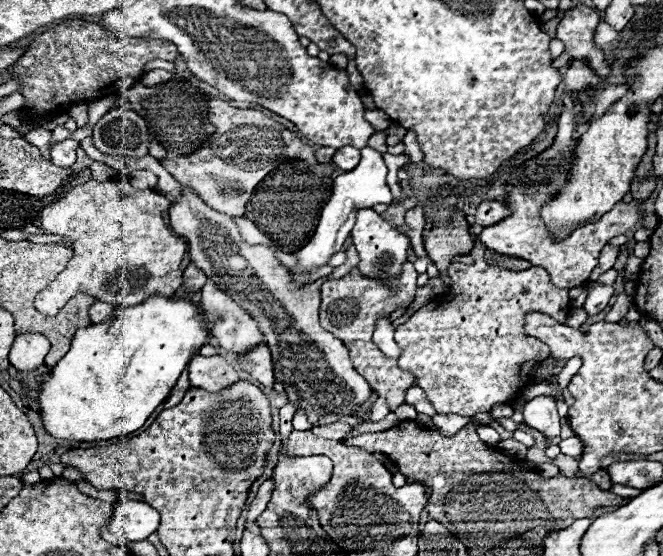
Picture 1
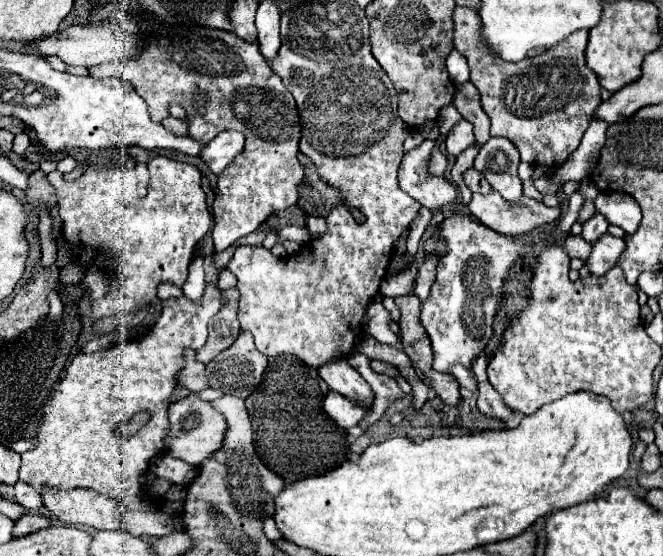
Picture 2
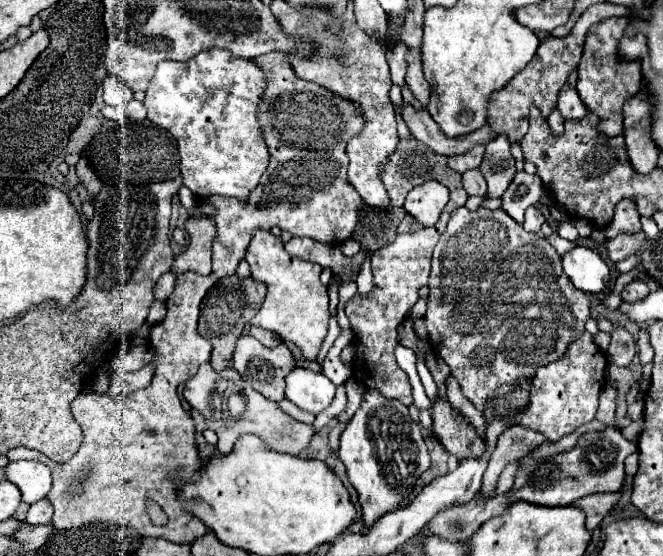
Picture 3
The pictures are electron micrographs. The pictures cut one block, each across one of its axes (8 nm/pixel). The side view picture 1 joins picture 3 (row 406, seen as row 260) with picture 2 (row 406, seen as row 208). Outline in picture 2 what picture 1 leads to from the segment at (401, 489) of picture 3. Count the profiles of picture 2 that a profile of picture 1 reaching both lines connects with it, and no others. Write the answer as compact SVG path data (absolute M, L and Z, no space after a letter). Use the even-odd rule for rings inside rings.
M344 358L330 360L318 372L320 372L322 380L332 390L336 390L348 398L358 400L358 404L364 404L364 408L372 408L372 404L374 404L372 388Z

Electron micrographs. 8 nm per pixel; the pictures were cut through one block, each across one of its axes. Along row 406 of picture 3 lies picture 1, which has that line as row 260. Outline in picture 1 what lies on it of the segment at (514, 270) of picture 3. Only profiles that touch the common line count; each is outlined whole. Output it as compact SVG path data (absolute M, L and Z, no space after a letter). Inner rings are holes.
M478 240L470 256L476 260L474 266L448 266L448 276L452 278L448 294L420 308L396 330L396 342L402 348L398 364L402 370L408 370L416 376L418 386L426 392L438 414L474 416L476 412L490 412L492 406L514 400L516 394L524 388L530 370L550 356L550 350L544 342L524 332L526 314L544 312L554 320L566 320L570 314L568 290L552 286L544 268L532 266L522 272L510 272L506 268L488 266L484 262L484 246Z

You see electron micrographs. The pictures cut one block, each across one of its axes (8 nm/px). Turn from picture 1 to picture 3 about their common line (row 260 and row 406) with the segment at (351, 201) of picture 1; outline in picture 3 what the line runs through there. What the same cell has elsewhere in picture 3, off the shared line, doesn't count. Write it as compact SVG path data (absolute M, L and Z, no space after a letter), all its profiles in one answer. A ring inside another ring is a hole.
M294 368L286 376L286 400L294 402L298 408L320 414L334 400L336 386L320 372L306 368Z

